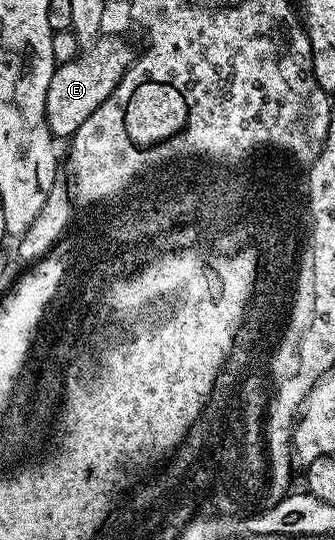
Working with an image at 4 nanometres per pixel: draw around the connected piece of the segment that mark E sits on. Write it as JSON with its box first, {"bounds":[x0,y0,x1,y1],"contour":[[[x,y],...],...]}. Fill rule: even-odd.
{"bounds":[45,33,134,139],"contour":[[[105,33],[95,44],[68,62],[57,65],[45,94],[45,120],[51,135],[69,139],[83,125],[89,114],[95,112],[119,84],[120,78],[133,64],[134,50],[116,34]]]}

